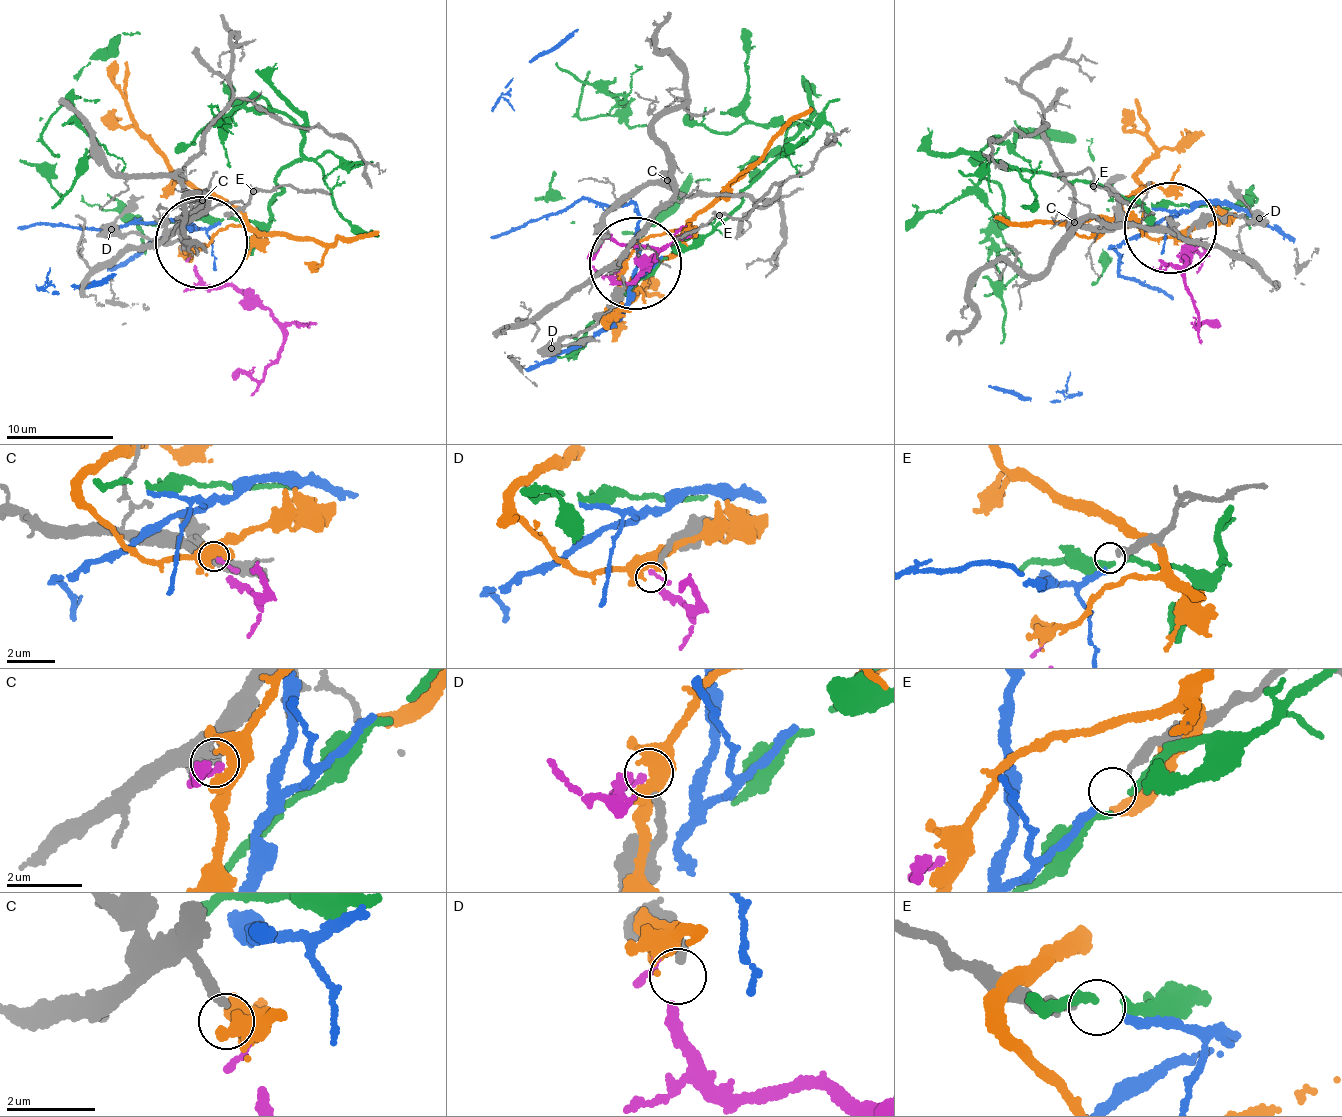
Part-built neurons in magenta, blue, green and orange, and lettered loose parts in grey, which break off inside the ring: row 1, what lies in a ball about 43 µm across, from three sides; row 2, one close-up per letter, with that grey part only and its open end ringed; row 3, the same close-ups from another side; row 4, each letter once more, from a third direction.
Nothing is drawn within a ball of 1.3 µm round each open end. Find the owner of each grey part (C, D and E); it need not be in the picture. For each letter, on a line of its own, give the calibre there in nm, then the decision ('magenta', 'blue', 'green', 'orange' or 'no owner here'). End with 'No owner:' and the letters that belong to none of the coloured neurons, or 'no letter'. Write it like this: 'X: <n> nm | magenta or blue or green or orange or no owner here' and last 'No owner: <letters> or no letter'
C: 240 nm | magenta
D: 200 nm | no owner here
E: 240 nm | blue
No owner: D

